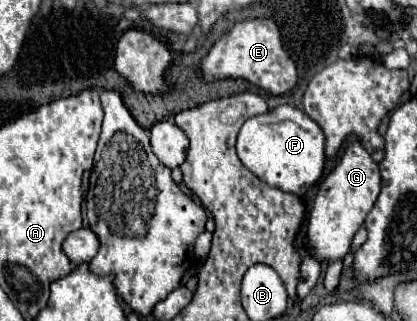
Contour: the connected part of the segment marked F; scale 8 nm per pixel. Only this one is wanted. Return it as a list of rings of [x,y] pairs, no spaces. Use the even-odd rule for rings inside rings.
[[[278,105],[270,113],[248,119],[238,135],[240,161],[268,185],[304,197],[324,171],[324,133],[304,111],[294,105]]]

